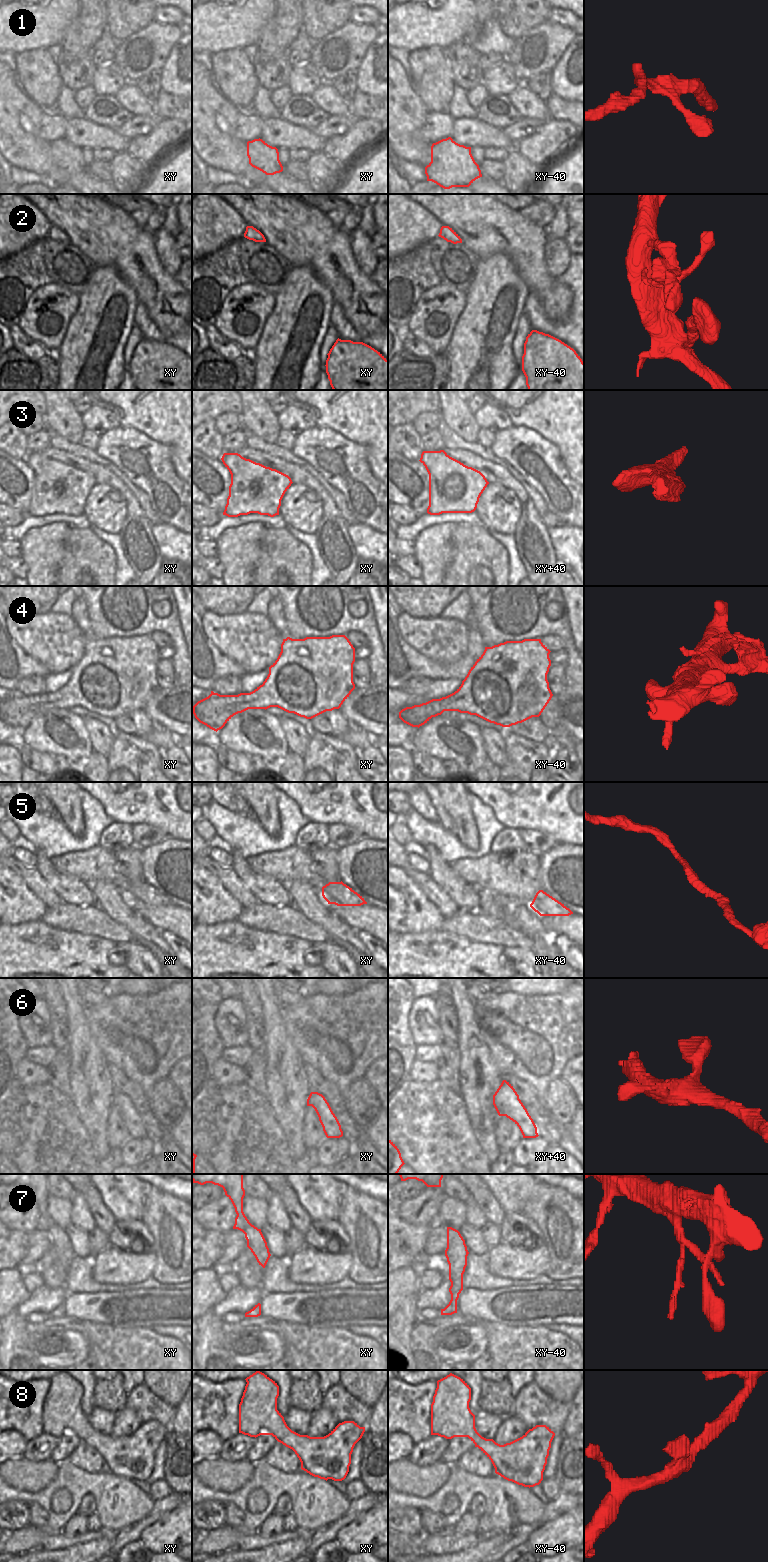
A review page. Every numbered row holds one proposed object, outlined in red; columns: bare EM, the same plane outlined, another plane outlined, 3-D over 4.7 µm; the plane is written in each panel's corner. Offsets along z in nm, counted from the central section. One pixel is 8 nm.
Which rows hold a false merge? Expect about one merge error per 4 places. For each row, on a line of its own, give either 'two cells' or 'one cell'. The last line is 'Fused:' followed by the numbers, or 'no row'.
1: one cell
2: one cell
3: one cell
4: one cell
5: two cells
6: one cell
7: one cell
8: one cell
Fused: 5

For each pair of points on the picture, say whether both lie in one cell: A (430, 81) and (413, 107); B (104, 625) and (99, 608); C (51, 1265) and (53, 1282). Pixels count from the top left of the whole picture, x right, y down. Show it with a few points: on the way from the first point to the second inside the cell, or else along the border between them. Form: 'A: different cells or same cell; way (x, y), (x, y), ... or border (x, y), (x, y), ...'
A: different cells; border (408, 77), (414, 91), (429, 112)
B: same cell; way (104, 621), (101, 612)
C: same cell; way (51, 1269), (53, 1278)

